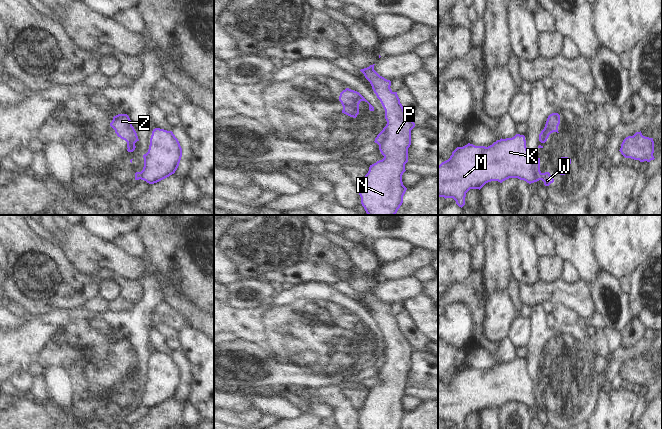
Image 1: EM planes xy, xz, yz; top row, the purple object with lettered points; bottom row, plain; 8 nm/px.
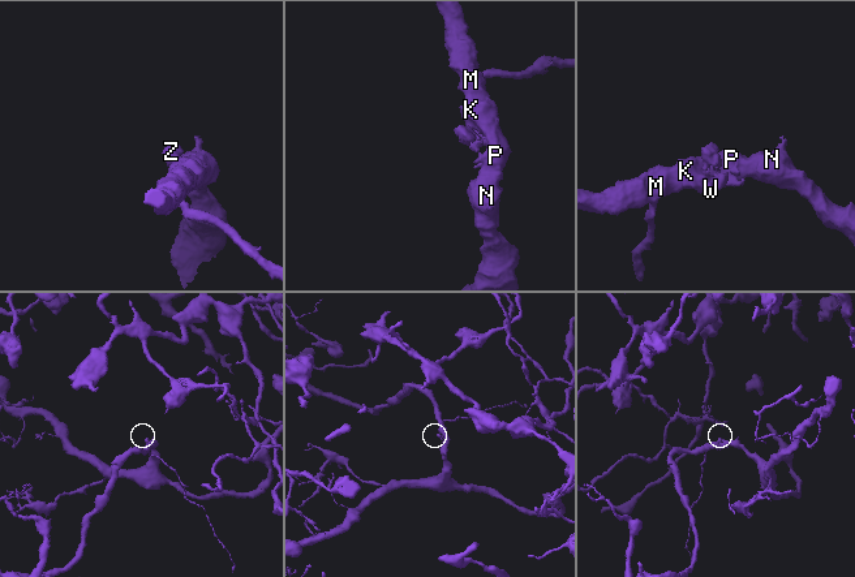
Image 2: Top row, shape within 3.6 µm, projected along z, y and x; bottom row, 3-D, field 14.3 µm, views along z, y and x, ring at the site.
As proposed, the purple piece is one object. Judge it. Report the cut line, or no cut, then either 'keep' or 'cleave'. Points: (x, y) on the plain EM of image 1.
xz (357, 316), (361, 324) | cleave

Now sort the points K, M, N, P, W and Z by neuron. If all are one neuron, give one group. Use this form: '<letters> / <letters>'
K M N P W / Z

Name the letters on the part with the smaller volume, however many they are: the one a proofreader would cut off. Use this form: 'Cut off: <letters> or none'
Cut off: Z

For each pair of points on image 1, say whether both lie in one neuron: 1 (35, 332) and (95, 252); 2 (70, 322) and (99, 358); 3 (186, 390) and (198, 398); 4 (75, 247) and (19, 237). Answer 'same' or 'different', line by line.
1: different
2: same
3: different
4: different

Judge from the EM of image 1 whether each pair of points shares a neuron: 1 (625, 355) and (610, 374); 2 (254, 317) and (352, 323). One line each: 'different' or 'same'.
1: same
2: same

